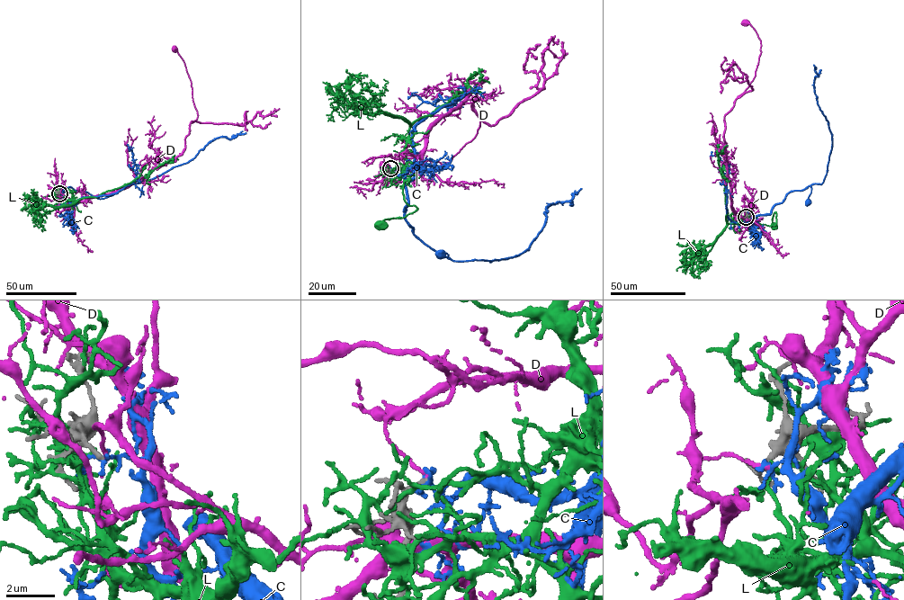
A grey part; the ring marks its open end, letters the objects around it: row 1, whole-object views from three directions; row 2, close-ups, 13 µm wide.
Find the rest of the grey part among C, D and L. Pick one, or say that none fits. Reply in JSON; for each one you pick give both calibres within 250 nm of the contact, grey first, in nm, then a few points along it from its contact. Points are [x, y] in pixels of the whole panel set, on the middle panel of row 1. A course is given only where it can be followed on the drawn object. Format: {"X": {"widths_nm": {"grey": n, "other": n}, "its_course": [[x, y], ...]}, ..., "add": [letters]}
{"add": []}

